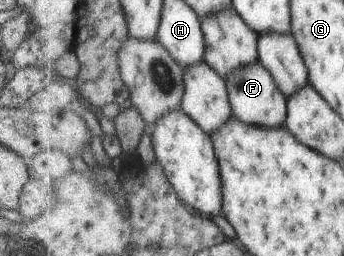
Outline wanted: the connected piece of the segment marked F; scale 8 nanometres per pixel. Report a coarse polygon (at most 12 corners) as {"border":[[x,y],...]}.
{"border":[[260,61],[226,79],[234,116],[286,126],[287,97]]}

